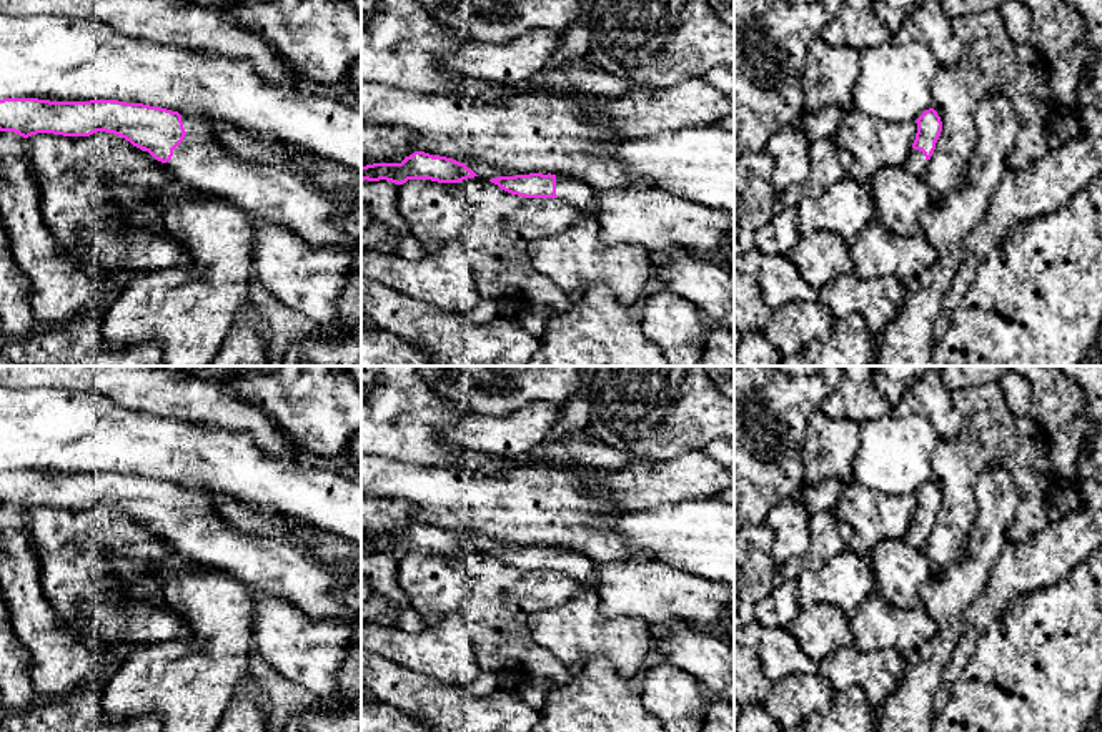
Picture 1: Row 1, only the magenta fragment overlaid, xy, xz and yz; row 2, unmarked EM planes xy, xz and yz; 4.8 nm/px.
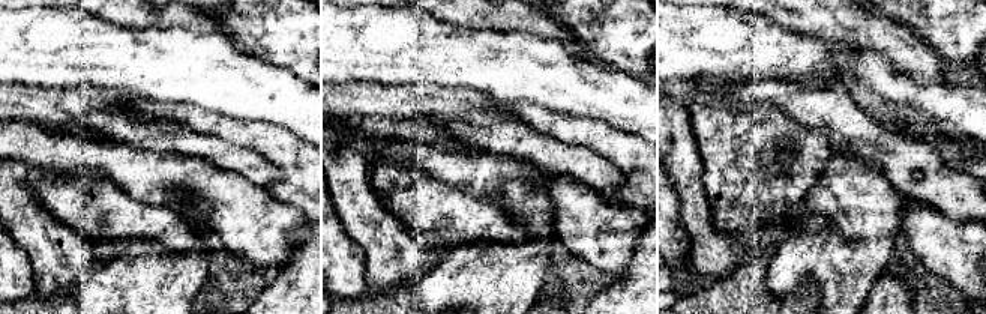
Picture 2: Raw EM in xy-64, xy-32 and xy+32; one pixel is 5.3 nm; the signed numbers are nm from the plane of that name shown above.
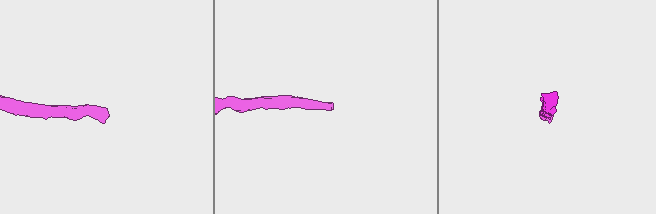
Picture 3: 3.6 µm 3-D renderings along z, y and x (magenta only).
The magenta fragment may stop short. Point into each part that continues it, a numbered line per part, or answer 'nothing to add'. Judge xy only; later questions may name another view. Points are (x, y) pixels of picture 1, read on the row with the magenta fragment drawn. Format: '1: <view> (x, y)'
1: xy (278, 195)

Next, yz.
1: yz (918, 165)

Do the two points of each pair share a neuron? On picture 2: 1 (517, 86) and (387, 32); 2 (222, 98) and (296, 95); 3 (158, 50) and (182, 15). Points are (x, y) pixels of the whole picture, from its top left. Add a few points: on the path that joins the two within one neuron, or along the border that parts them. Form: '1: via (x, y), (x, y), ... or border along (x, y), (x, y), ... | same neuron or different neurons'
1: via (485, 60), (419, 50) | same neuron
2: via (240, 95), (278, 95) | same neuron
3: border along (140, 29), (188, 27), (209, 33) | different neurons

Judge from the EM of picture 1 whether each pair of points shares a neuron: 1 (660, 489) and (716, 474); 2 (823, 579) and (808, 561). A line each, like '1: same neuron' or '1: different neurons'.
1: same neuron
2: different neurons

